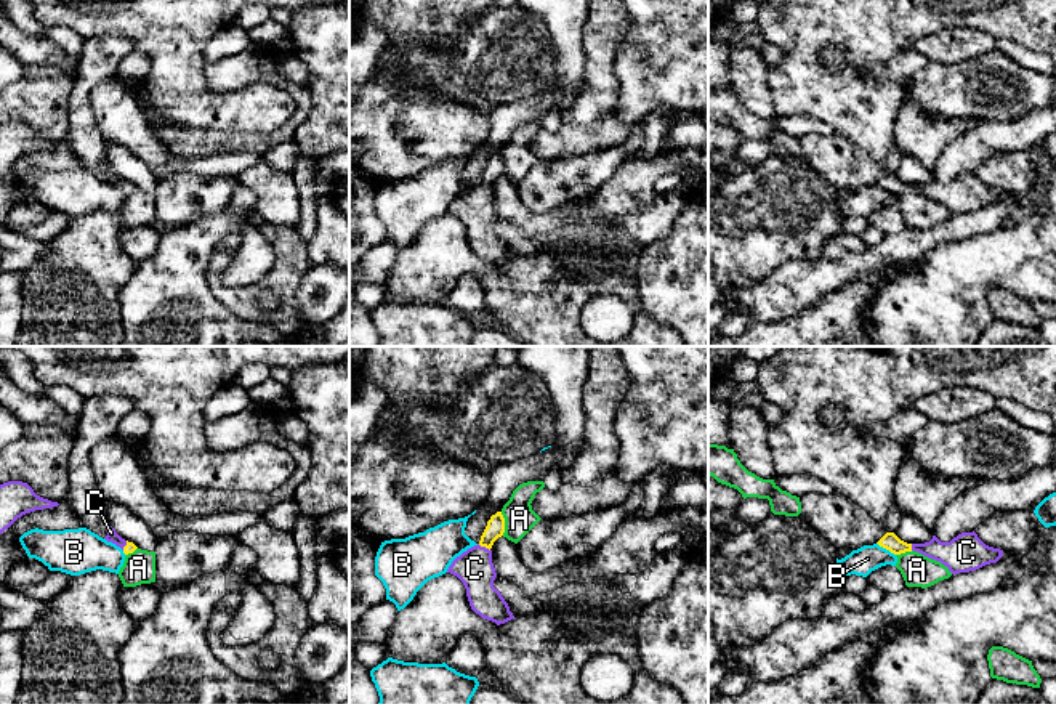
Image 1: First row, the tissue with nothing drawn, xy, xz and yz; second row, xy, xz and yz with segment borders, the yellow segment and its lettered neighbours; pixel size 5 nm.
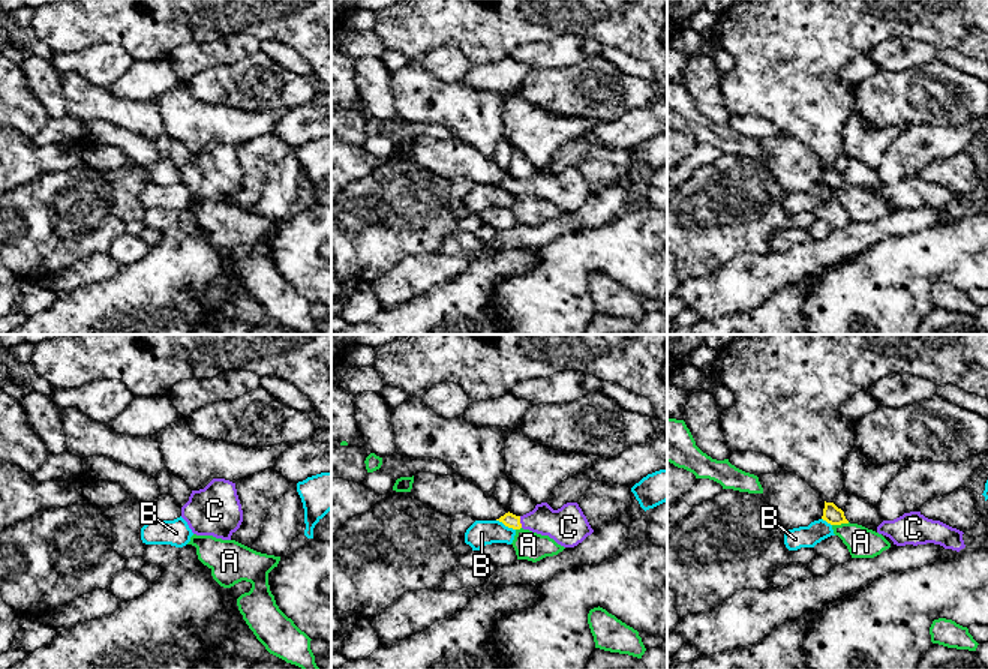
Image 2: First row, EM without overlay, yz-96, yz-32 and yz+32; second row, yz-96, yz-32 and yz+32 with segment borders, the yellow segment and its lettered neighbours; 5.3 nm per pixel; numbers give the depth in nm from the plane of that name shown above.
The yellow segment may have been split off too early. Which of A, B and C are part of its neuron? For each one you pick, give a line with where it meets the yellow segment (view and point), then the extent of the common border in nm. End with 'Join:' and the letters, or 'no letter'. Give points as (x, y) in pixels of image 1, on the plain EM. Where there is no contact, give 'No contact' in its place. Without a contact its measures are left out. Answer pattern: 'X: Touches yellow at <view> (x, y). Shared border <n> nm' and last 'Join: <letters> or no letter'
C: Touches yellow at xz (484, 186). Shared border 70 nm
Join: C

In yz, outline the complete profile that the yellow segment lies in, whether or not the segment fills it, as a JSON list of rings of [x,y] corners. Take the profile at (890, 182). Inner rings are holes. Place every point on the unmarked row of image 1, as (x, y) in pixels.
[[[974,172],[961,173],[950,183],[941,183],[933,176],[925,184],[907,184],[894,173],[886,173],[877,184],[894,196],[918,192],[941,202],[952,215],[976,212],[985,205],[997,204],[1003,196],[1003,191],[985,186]]]

